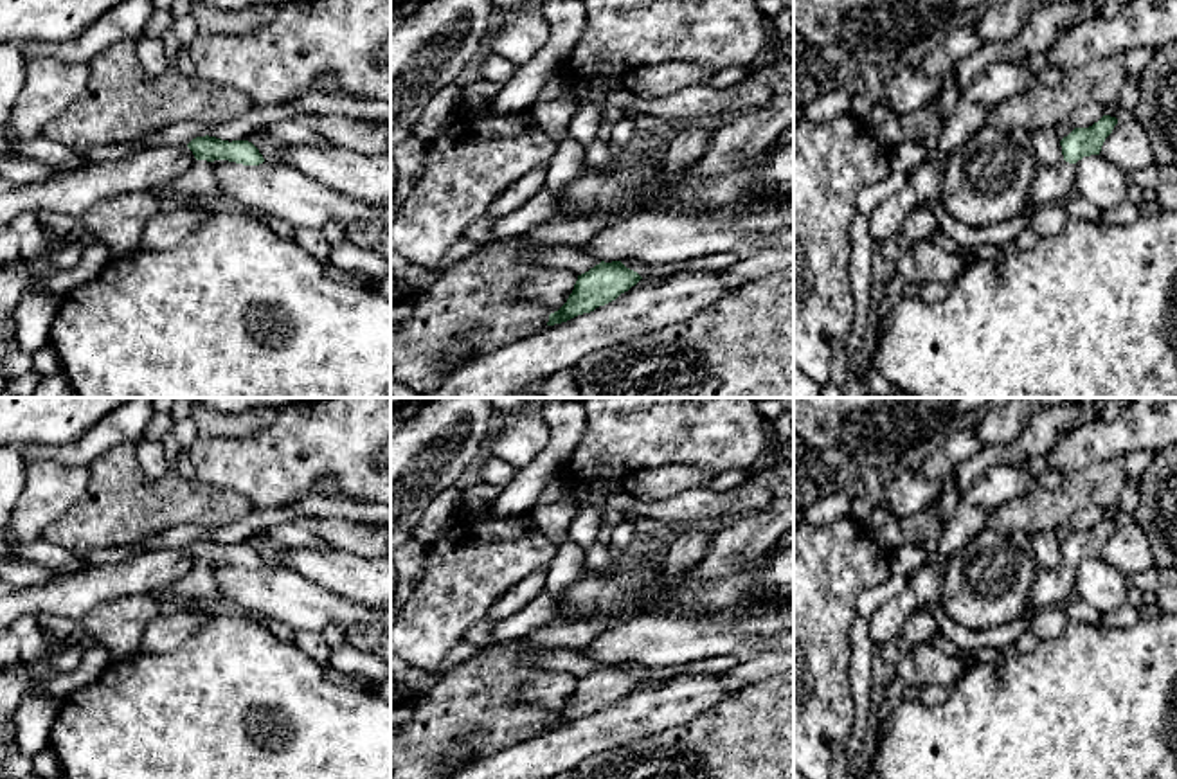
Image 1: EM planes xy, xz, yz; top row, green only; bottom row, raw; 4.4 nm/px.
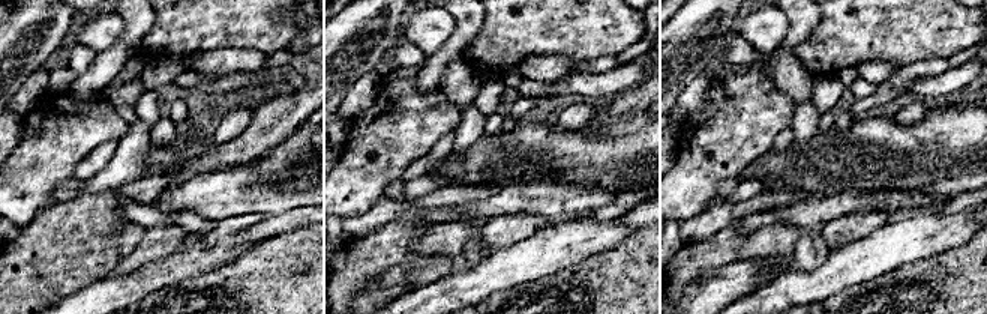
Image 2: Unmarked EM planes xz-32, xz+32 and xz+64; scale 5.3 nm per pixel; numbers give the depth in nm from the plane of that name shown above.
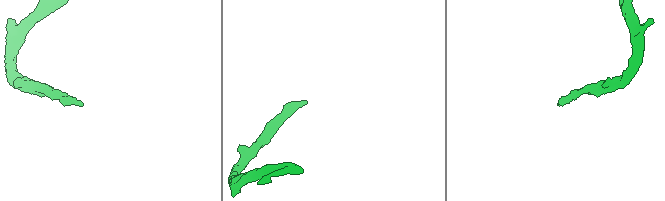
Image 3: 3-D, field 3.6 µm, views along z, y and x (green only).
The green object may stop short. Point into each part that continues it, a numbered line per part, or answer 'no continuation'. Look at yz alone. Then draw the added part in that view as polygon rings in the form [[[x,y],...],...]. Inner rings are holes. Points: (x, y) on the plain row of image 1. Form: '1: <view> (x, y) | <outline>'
1: yz (1055, 587) | [[[1060,563],[1053,570],[1037,567],[1037,576],[1031,588],[1029,612],[1067,606],[1073,597],[1074,597],[1074,567],[1069,567],[1065,563]]]

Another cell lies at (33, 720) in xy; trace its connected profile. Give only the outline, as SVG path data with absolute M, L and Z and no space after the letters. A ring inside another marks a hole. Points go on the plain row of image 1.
M27 696L14 712L14 747L25 757L34 757L49 747L49 734L61 707L52 696Z

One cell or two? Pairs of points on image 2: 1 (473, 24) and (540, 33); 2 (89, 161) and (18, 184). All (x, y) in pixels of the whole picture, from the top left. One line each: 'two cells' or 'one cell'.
1: two cells
2: two cells

